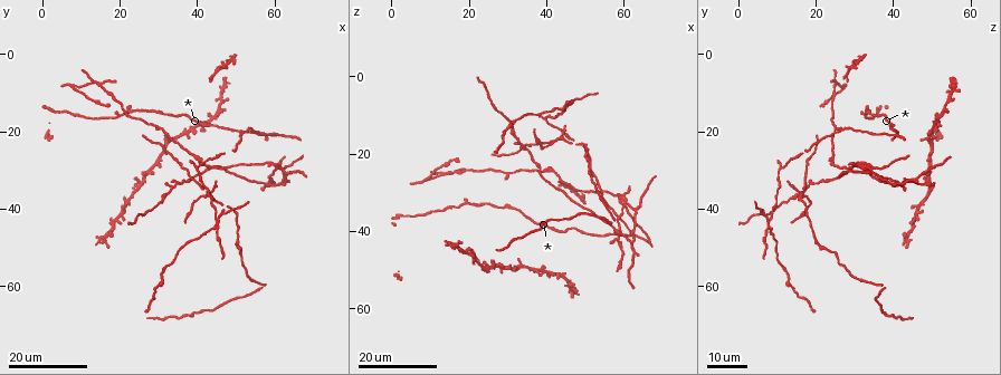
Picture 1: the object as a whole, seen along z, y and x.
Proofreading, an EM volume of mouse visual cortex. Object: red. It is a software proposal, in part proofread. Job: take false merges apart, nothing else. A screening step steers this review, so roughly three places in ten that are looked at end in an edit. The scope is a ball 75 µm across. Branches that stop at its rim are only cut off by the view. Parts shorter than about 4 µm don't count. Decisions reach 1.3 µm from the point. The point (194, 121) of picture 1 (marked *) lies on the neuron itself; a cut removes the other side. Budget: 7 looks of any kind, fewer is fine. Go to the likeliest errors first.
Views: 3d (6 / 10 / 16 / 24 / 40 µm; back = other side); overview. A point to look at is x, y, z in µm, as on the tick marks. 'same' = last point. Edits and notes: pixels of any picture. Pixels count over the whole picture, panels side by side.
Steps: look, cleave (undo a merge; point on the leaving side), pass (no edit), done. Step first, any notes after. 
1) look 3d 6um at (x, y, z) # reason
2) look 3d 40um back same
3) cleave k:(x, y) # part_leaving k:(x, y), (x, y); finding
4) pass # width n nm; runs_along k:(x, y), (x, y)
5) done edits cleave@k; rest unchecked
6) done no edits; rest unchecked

look 3d 24um at (35.5, 34.0, 18.5)

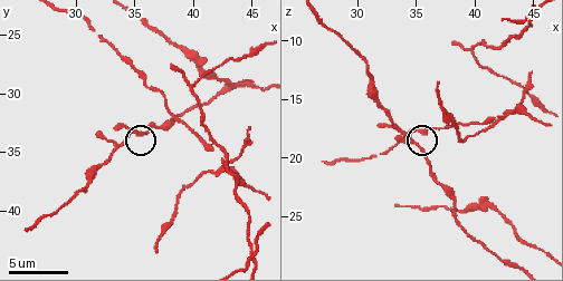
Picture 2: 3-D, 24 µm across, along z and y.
look 3d 6um at (35.2, 33.4, 19.0) # closer look

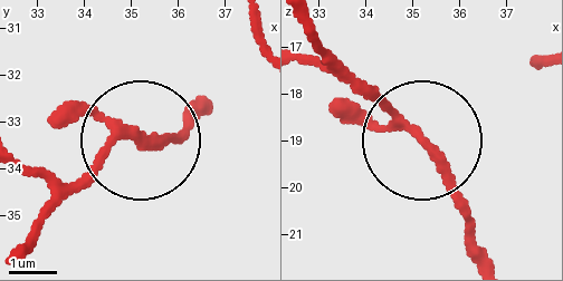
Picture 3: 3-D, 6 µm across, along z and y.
pass # width 150 nm; runs_along 3:(208, 110), (177, 134), (129, 138), (60, 202); one neuron here

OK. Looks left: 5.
look 3d 16um at (62.0, 33.5, 43.5) # a fork

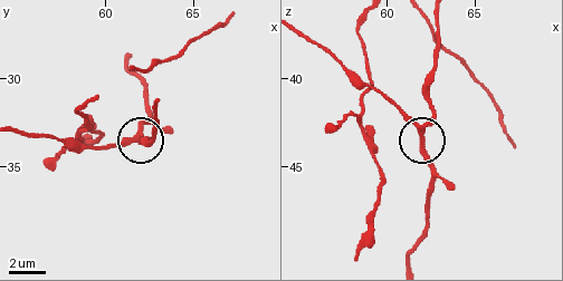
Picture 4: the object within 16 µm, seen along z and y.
look 3d 10um at (62.0, 33.1, 42.9) # zoom in

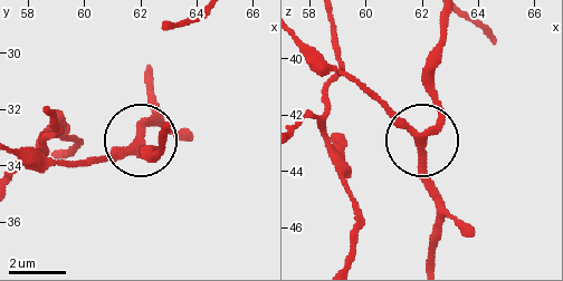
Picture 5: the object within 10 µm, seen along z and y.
pass # arms 3; runs_along 5:(446, 21), (431, 78), (436, 122), (425, 143), (436, 205); all the same neuron

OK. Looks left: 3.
look 3d 10um at (42.6, 36.4, 16.6) # two arms in line, one across

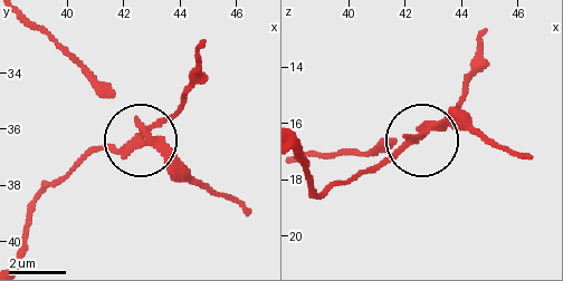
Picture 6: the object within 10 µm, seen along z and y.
cleave 6:(172, 119) # side_arm 13 um; part_leaving 6:(139, 138), (91, 148), (40, 196), (26, 225), (21, 261); a second neuron is stuck on

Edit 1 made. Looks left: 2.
look 3d 16um at (14.5, 7.0, 24.5) # three arms meet

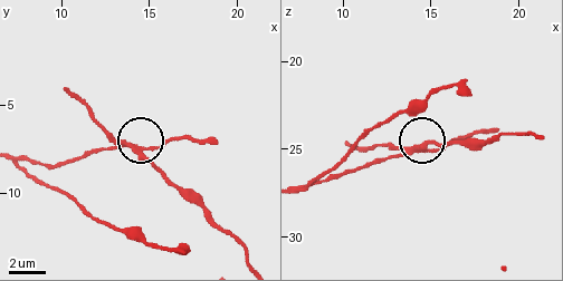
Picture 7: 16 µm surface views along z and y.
look 3d 10um at (14.5, 7.5, 25.0)

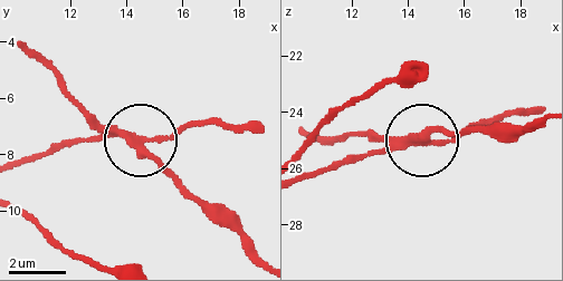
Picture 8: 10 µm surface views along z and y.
cleave 8:(177, 133) # arms 3; part_leaving 8:(130, 138), (67, 138), (24, 157); two neurons meet here

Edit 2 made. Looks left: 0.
done edits cleave@6, cleave@8; rest unchecked

